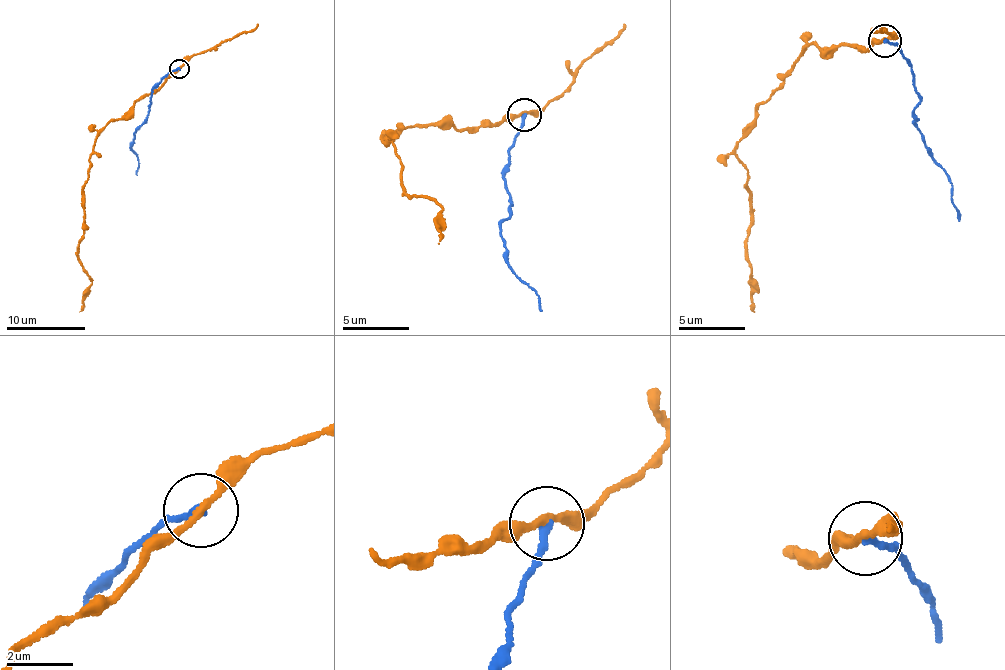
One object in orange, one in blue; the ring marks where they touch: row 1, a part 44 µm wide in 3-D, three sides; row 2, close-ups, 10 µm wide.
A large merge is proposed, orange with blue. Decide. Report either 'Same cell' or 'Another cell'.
Another cell

